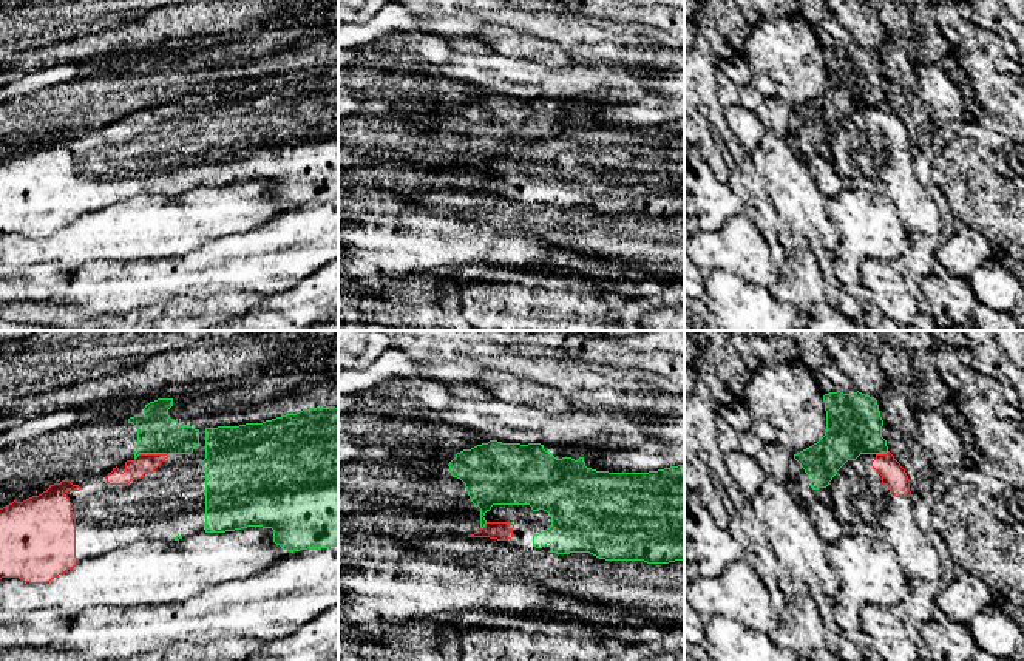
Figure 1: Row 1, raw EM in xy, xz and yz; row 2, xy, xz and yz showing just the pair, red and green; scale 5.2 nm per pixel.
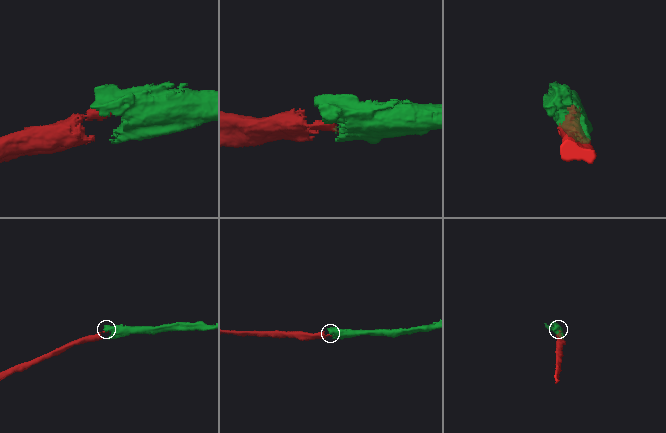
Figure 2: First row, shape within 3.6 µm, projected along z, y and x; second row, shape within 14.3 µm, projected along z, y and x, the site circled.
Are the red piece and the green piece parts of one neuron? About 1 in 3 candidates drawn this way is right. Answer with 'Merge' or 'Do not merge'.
Merge

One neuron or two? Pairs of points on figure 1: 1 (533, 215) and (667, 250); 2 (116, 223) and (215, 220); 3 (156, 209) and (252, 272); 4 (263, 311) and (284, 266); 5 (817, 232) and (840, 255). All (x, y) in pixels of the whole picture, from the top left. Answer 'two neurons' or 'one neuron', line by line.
1: one neuron
2: one neuron
3: two neurons
4: two neurons
5: two neurons

